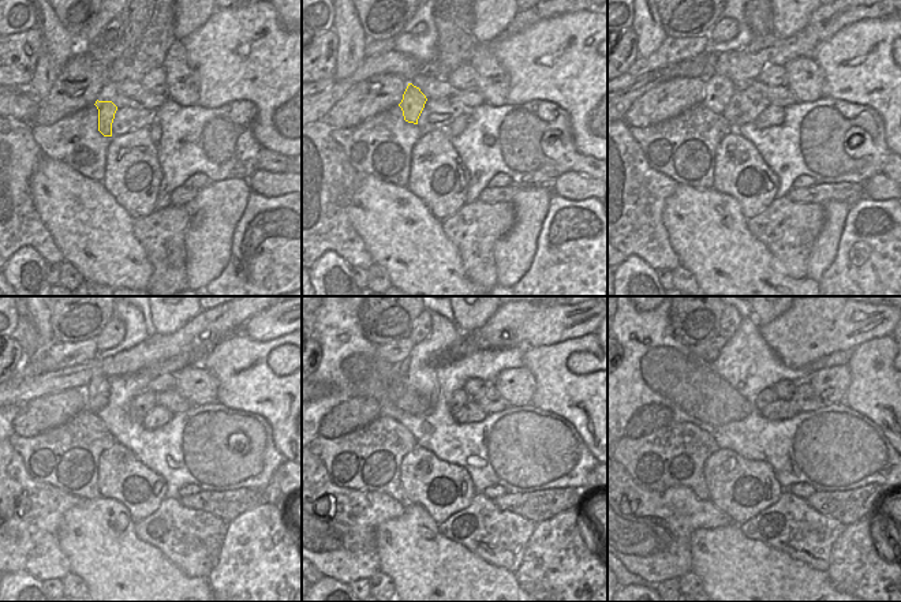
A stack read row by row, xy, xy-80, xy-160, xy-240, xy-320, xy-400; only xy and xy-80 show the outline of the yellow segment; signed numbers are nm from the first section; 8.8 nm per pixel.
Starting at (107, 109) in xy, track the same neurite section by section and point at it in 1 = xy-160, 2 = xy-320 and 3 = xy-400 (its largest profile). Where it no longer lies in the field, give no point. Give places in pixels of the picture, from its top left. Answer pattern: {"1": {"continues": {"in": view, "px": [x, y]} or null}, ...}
{"1": {"continues": {"in": "xy-160", "px": [718, 90]}}, "2": {"continues": {"in": "xy-320", "px": [402, 367]}}, "3": {"continues": {"in": "xy-400", "px": [711, 355]}}}

